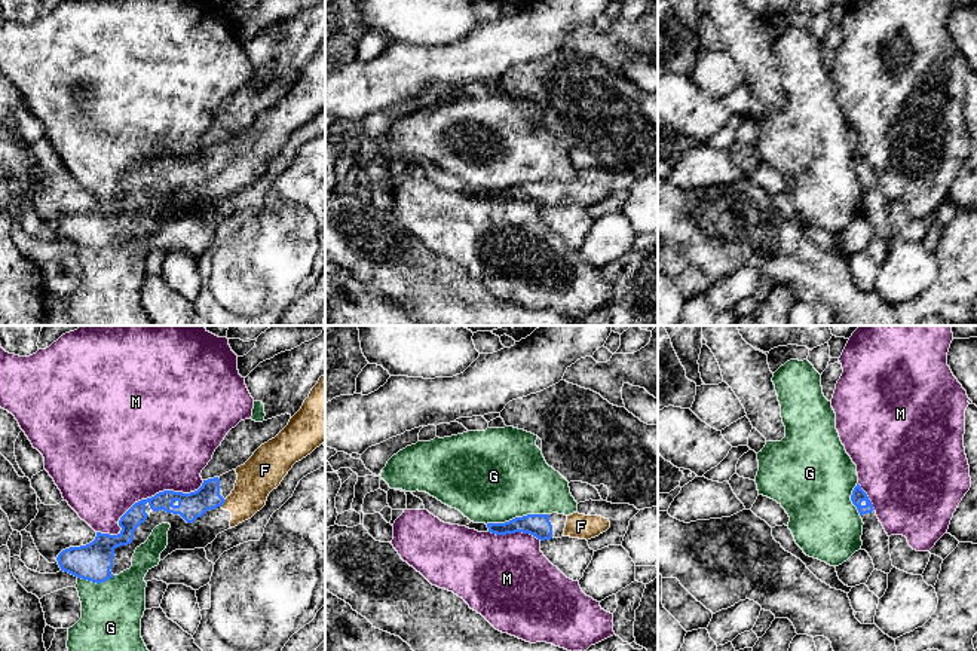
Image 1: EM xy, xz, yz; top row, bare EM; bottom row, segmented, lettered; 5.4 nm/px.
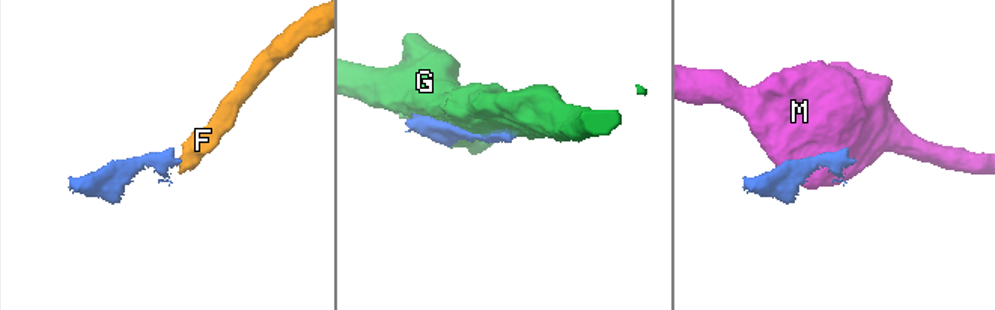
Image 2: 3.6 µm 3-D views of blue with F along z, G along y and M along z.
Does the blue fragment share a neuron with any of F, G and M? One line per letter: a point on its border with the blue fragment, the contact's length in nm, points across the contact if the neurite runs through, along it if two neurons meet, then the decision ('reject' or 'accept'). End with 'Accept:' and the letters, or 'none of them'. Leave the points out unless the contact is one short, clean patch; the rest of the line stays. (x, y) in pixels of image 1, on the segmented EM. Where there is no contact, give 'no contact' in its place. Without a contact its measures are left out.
F: contact xy (223, 503); length 50 nm; way xy (190, 506), (198, 503), (223, 503), (232, 503), (259, 476); accept
G: contact xz (517, 517); length 340 nm; reject
M: contact xy (144, 500); length 650 nm; reject
Accept: F

